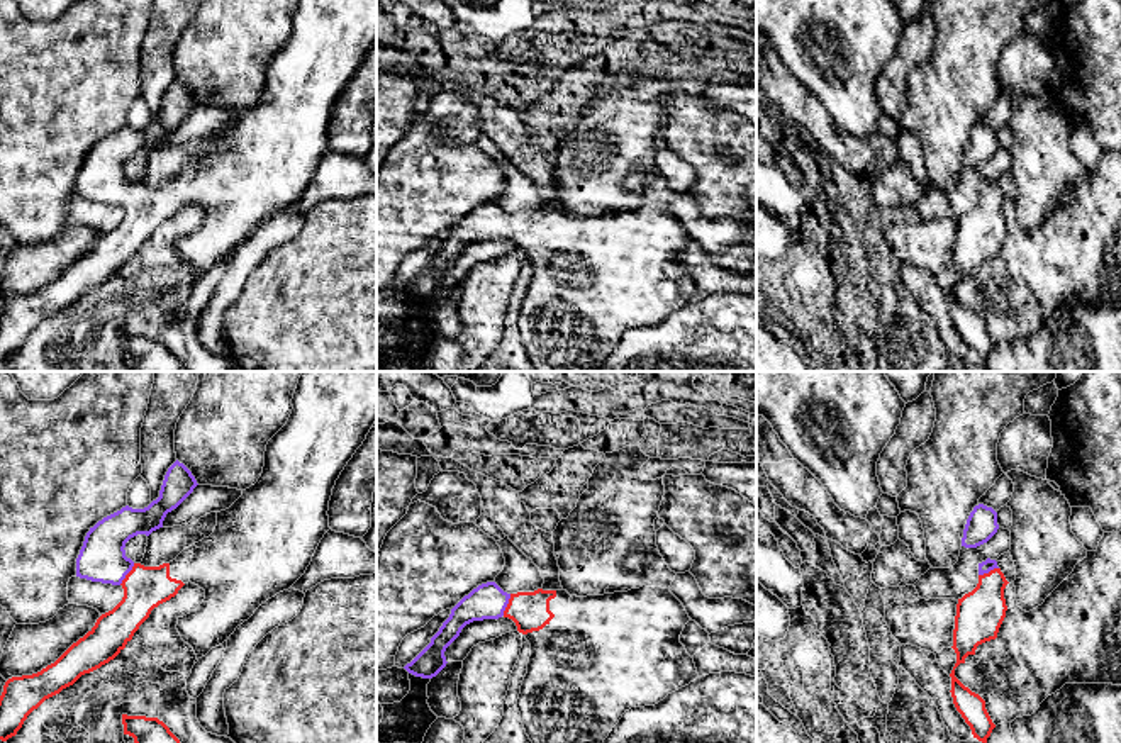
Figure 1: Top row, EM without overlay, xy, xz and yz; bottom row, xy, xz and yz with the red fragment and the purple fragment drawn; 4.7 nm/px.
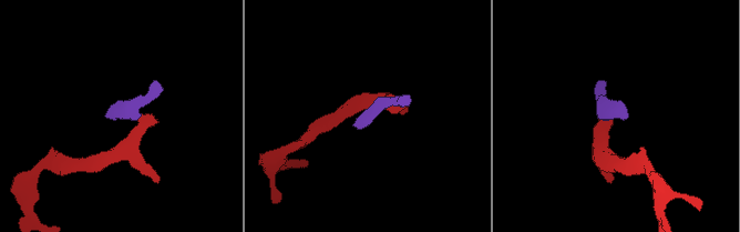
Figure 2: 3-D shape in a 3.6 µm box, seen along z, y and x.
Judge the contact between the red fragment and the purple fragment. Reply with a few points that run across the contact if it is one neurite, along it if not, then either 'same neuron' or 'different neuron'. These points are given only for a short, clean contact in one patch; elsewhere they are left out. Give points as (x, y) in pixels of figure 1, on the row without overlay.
line xy (145, 207), (128, 194), (102, 178); same neuron

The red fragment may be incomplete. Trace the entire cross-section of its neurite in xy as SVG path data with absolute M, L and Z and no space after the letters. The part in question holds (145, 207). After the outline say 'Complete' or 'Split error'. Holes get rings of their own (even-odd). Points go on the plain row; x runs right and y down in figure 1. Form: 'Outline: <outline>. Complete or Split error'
Outline: M298 0L292 25L293 29L287 44L266 64L265 87L258 102L243 110L243 115L229 129L217 132L217 146L209 158L185 168L173 182L159 187L144 187L127 178L124 168L131 158L137 154L149 156L153 151L163 148L166 134L176 129L198 105L192 92L178 80L168 88L159 117L148 127L132 129L125 126L90 148L76 178L76 197L120 205L124 217L112 231L102 234L95 246L54 283L37 293L12 297L5 302L0 316L2 361L15 356L27 336L46 319L73 305L81 295L114 280L149 237L151 231L175 217L185 204L192 202L205 210L204 222L195 231L178 237L176 244L181 260L193 268L197 283L212 268L227 261L236 248L248 241L261 224L292 209L305 193L321 159L331 149L327 131L336 100L376 42L376 0Z. Split error

